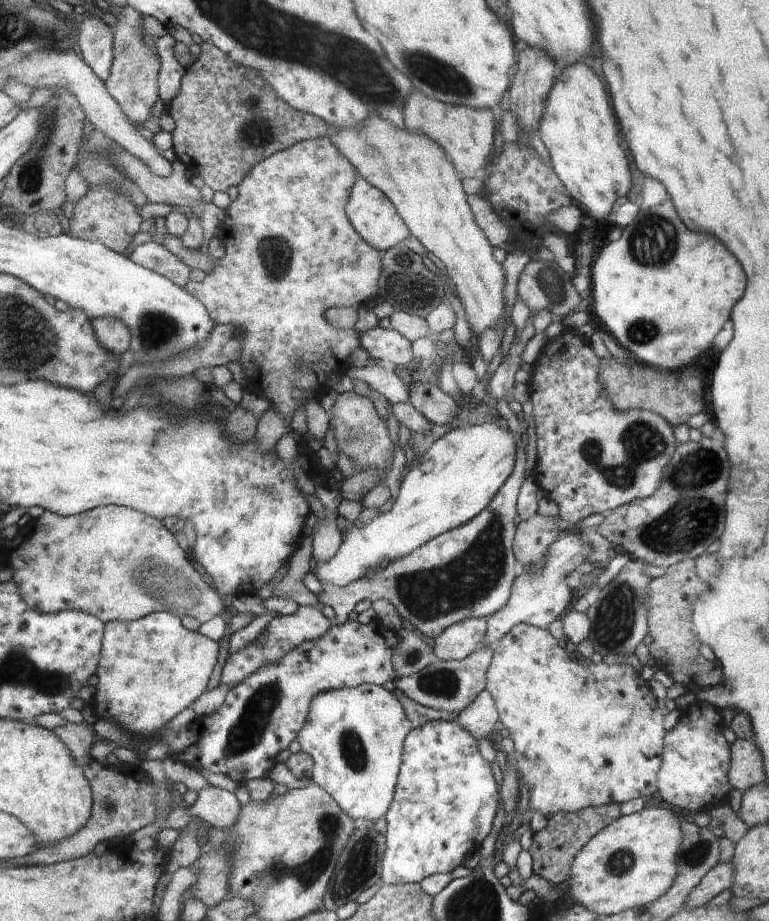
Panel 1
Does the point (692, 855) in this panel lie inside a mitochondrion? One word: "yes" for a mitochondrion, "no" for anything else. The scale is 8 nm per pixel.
yes

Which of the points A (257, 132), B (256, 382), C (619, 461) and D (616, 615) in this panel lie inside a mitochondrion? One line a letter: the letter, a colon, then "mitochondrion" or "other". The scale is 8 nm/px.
A: mitochondrion
B: other
C: mitochondrion
D: mitochondrion

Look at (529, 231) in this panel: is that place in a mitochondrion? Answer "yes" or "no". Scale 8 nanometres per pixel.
no

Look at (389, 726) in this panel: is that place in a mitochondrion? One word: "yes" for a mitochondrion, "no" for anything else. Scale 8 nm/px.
no

